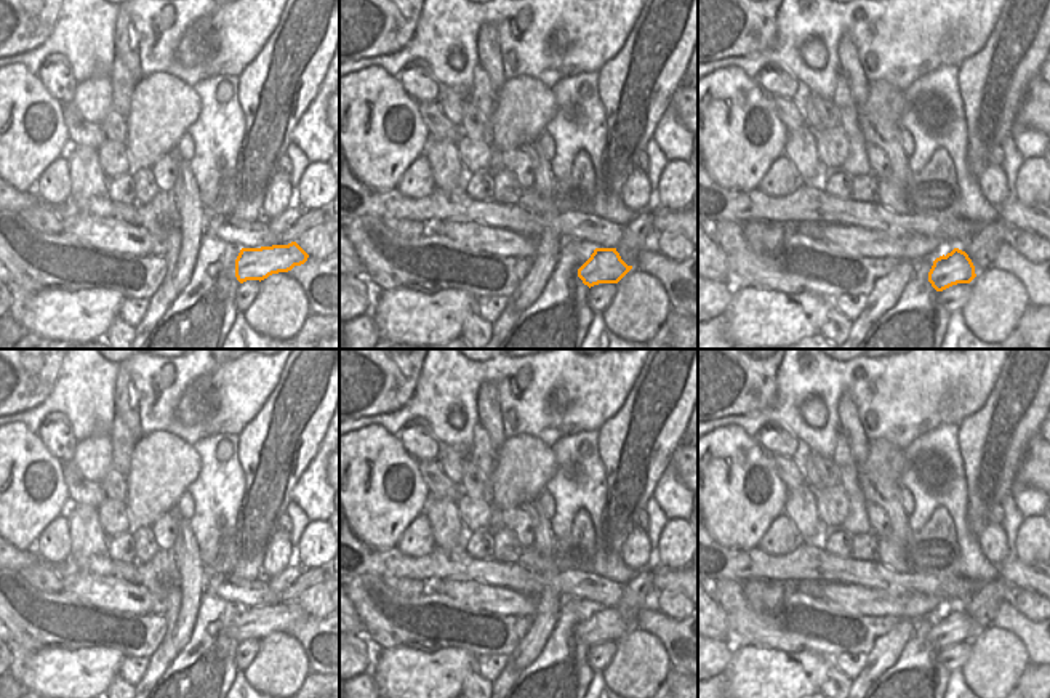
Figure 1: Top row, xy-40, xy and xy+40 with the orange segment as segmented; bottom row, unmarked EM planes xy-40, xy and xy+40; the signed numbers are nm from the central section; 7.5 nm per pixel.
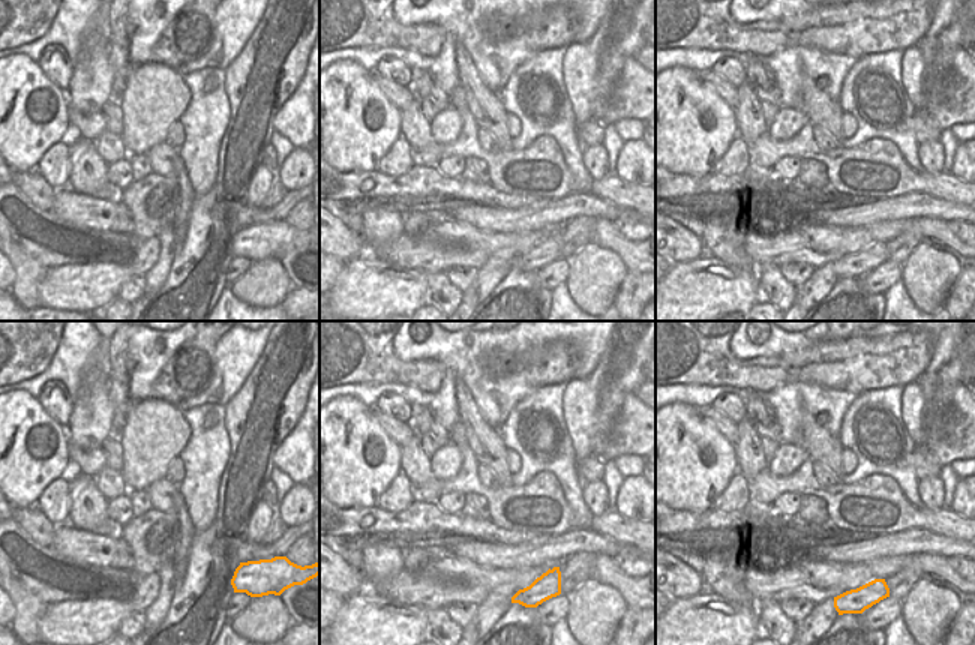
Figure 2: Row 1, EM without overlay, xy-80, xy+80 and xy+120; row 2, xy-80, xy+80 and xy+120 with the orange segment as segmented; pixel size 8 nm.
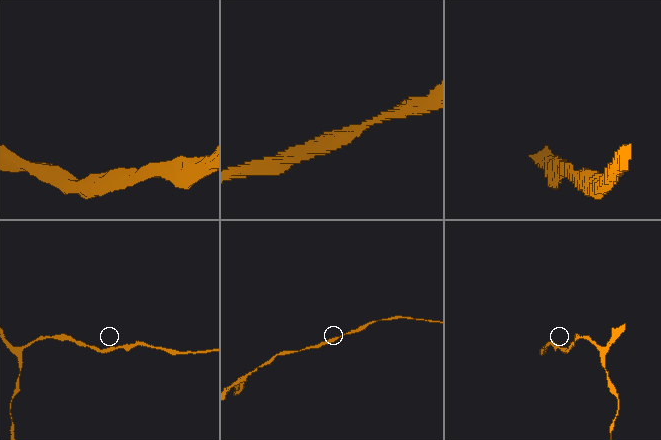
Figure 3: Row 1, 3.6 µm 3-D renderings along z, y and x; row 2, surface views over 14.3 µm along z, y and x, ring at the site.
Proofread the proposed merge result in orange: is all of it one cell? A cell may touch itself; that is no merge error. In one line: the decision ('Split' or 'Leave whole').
Leave whole

